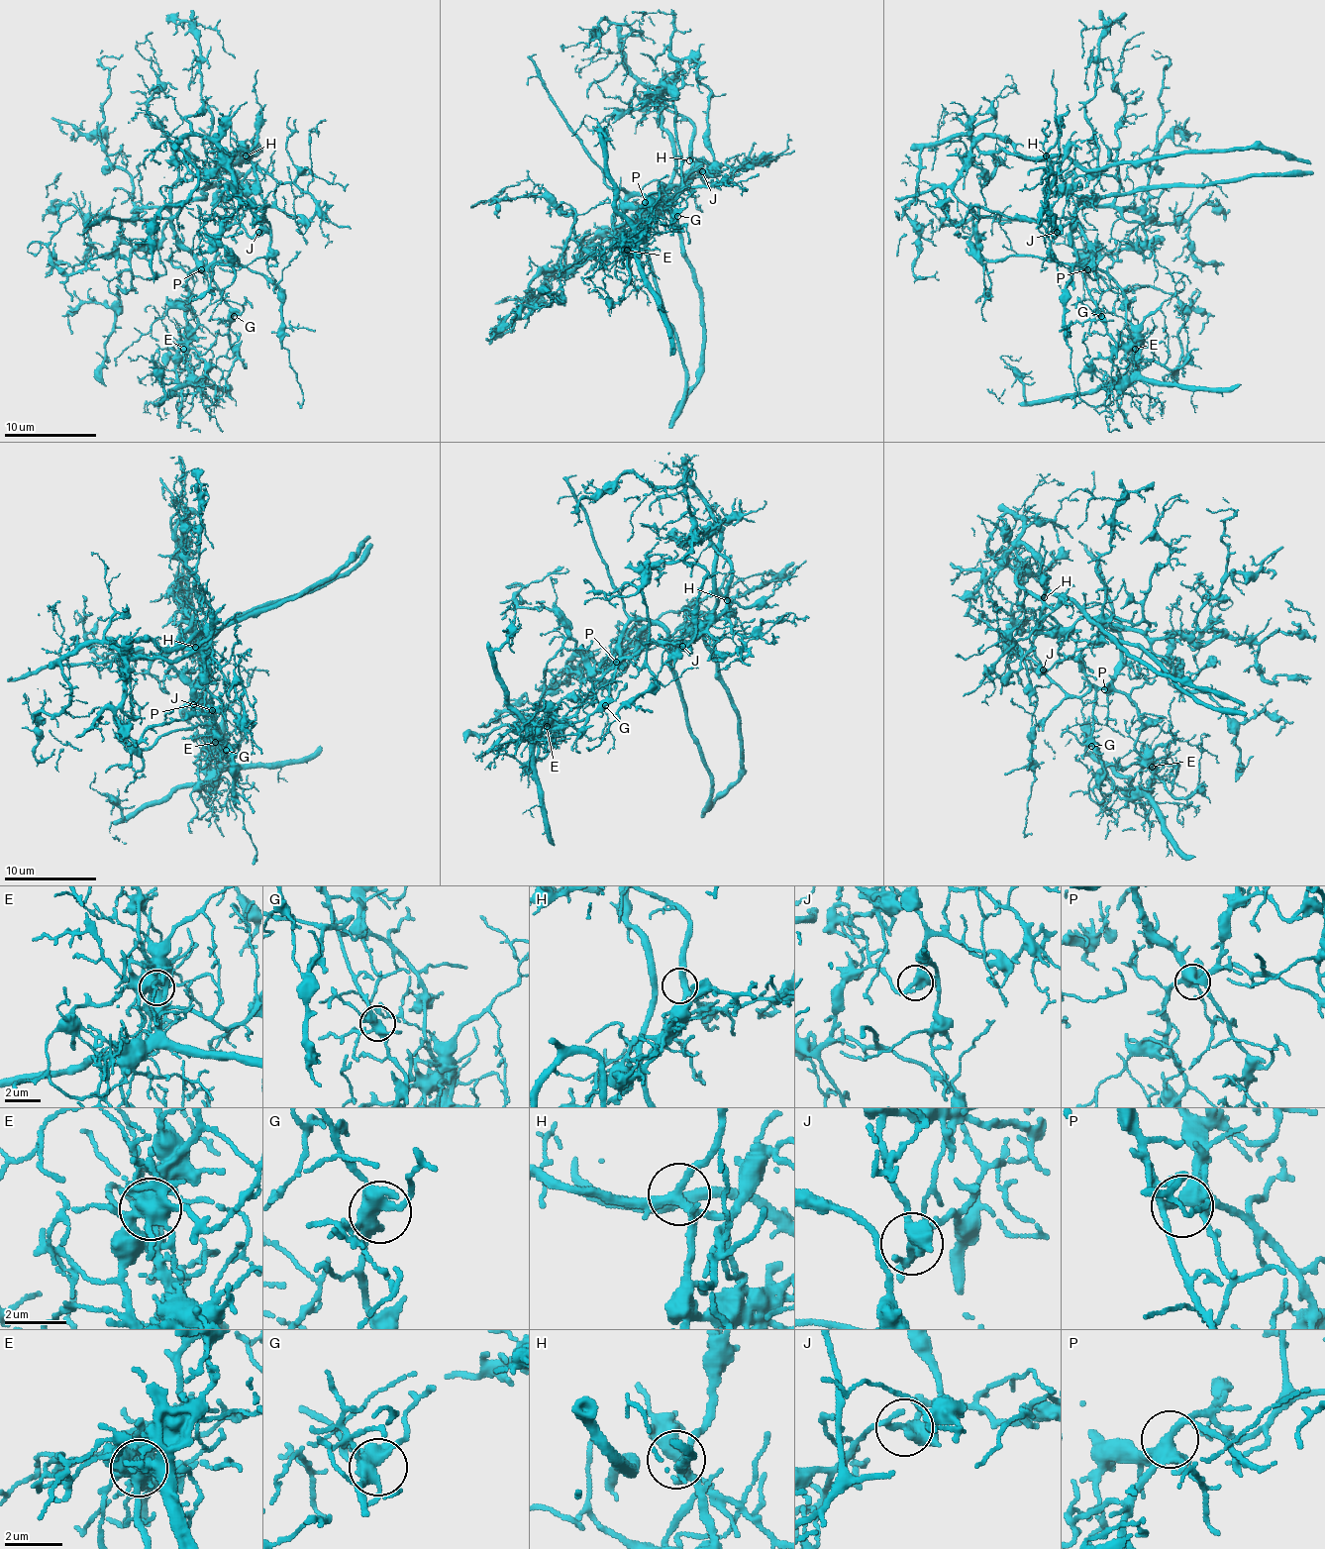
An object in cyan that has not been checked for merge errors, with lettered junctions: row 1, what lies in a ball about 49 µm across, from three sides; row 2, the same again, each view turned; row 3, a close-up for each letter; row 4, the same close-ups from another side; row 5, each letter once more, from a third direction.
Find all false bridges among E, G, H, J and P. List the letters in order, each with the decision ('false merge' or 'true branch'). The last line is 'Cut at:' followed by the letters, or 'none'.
E: false merge
G: true branch
H: true branch
J: false merge
P: true branch
Cut at: E, J

